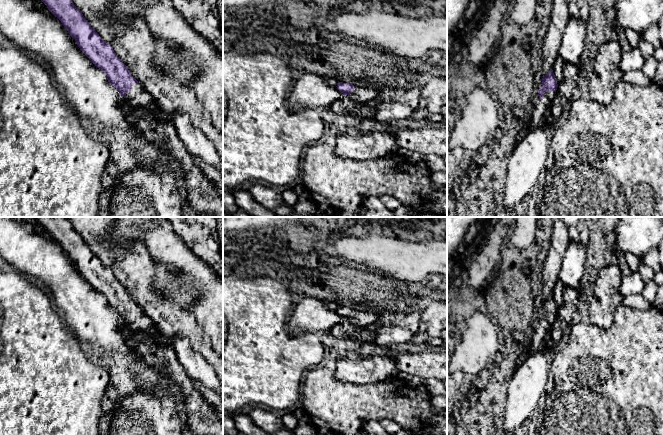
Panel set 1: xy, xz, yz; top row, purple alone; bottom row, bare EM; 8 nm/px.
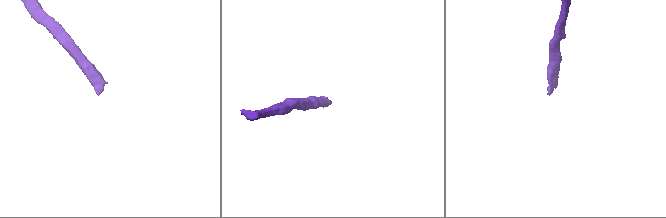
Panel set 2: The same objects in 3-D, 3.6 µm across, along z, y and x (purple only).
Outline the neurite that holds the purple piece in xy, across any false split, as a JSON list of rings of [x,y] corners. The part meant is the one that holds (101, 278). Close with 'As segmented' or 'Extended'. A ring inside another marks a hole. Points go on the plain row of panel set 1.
[[[35,217],[57,241],[76,265],[80,274],[101,293],[124,321],[132,335],[147,342],[154,342],[159,330],[154,320],[132,301],[123,285],[116,279],[110,268],[107,268],[91,251],[82,236],[73,228],[67,217]]]. Extended

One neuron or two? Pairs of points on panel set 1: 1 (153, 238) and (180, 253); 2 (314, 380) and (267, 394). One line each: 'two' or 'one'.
1: one
2: two

